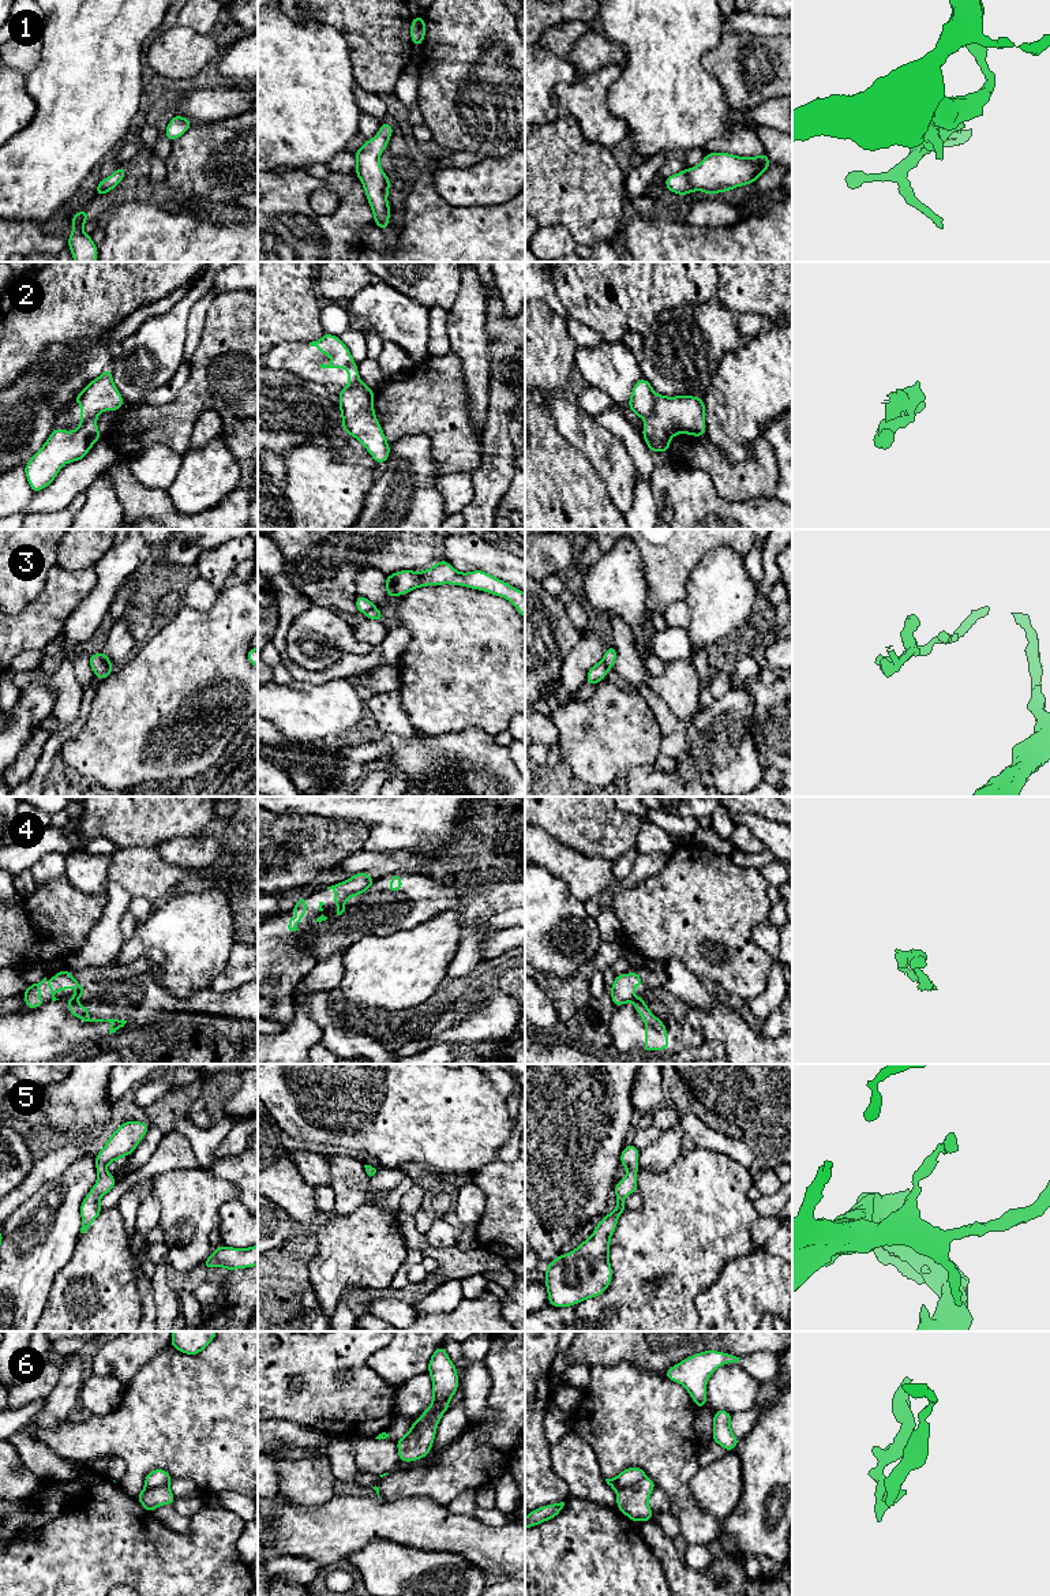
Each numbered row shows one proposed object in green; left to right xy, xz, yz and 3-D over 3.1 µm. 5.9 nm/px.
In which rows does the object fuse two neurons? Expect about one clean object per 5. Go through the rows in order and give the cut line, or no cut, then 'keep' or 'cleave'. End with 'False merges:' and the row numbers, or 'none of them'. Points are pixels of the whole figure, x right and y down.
1: no cut; keep
2: cut in yz along (656, 394), (653, 409), (644, 419); cleave
3: cut in xz along (374, 607), (364, 613); cleave
4: cut in yz along (637, 997), (629, 1000); cleave
5: no cut; keep
6: cut in xz along (442, 1411), (437, 1409), (423, 1423), (413, 1423); cleave
False merges: 2, 3, 4, 6

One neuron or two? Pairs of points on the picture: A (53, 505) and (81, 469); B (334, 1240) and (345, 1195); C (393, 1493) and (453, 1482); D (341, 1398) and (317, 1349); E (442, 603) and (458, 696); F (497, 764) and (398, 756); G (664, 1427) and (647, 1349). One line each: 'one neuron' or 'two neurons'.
A: one neuron
B: two neurons
C: one neuron
D: one neuron
E: one neuron
F: one neuron
G: two neurons

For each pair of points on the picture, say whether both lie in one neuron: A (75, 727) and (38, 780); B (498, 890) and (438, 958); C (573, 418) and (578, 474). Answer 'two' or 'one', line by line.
A: one
B: two
C: two

